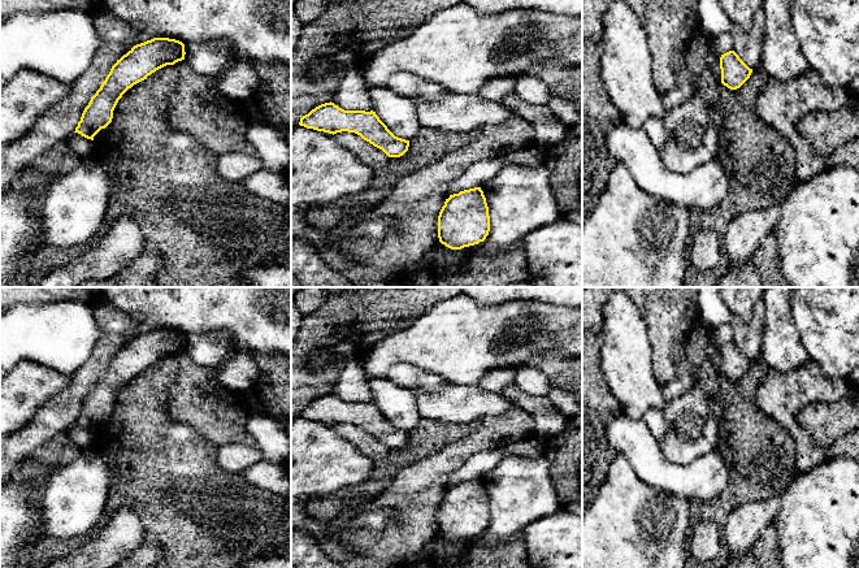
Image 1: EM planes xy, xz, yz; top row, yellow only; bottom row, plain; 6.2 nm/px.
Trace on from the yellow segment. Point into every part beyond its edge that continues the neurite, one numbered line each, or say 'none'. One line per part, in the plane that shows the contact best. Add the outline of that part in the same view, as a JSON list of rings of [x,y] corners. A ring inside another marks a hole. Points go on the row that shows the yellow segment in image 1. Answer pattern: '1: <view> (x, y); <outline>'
none

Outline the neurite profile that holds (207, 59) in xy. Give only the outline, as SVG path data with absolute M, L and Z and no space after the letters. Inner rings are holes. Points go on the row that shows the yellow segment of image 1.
M214 40L211 43L190 43L185 45L186 62L200 75L216 84L221 71L231 65L235 51L226 40Z

